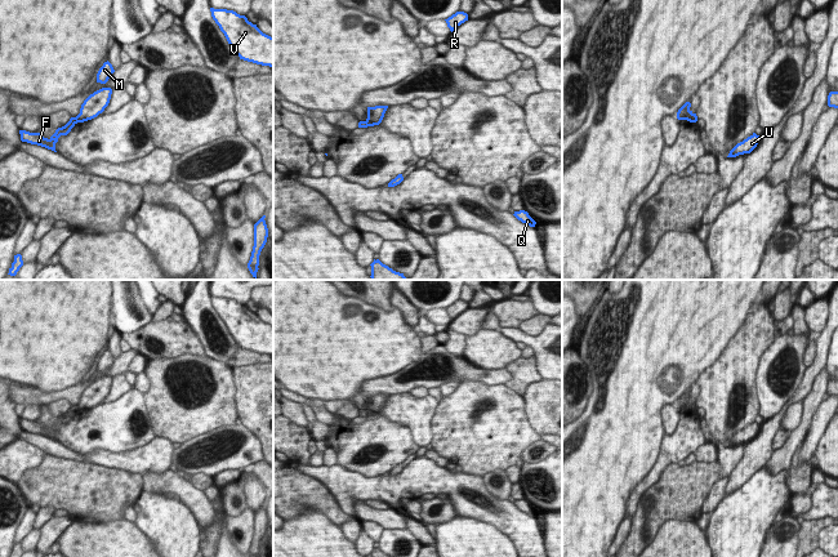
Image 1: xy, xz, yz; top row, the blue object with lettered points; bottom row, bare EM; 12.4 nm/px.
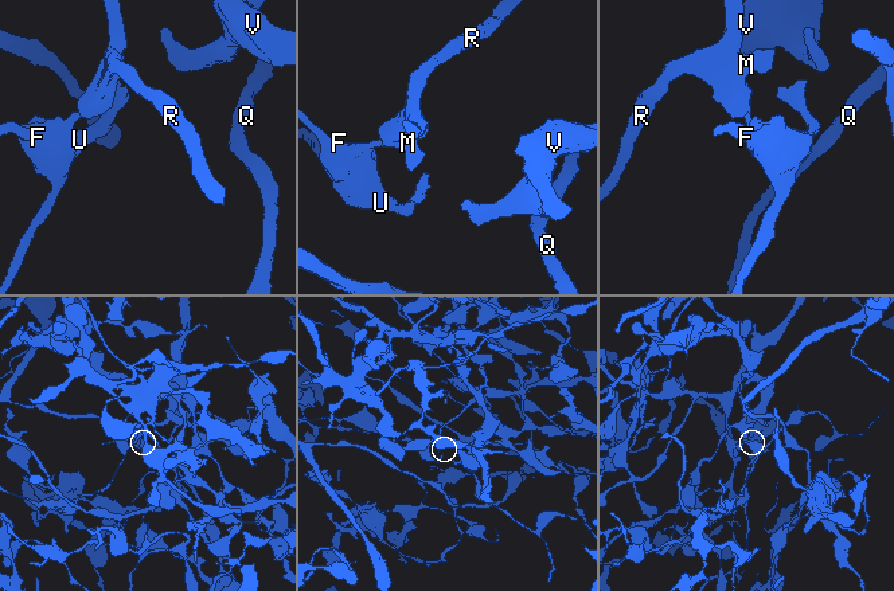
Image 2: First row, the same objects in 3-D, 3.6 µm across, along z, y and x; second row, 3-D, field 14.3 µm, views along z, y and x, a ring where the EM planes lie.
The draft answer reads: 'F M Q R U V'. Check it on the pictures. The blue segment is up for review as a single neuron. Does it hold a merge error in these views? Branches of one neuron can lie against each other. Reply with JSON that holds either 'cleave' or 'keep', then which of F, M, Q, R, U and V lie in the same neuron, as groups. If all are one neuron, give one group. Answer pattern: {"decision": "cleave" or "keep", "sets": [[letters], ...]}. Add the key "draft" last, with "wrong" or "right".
{"decision": "cleave", "sets": [["F", "U"], ["M", "Q", "R", "V"]], "draft": "wrong"}

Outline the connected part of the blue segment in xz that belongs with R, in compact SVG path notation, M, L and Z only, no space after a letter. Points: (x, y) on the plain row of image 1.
M456 300L455 303L453 303L451 306L449 306L445 309L447 312L447 316L453 321L458 315L468 309L468 303L464 300Z

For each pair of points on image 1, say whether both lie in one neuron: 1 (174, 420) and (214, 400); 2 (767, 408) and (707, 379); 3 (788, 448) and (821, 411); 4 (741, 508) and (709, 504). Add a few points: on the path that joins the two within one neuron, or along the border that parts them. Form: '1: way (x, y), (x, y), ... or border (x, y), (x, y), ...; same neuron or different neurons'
1: way (185, 410), (204, 405); same neuron
2: border (756, 374), (760, 413); different neurons
3: border (823, 401), (812, 417), (811, 427), (802, 445); different neurons
4: border (725, 495), (711, 513); different neurons

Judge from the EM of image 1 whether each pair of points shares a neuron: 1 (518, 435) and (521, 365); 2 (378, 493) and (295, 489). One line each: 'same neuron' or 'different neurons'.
1: different neurons
2: different neurons

